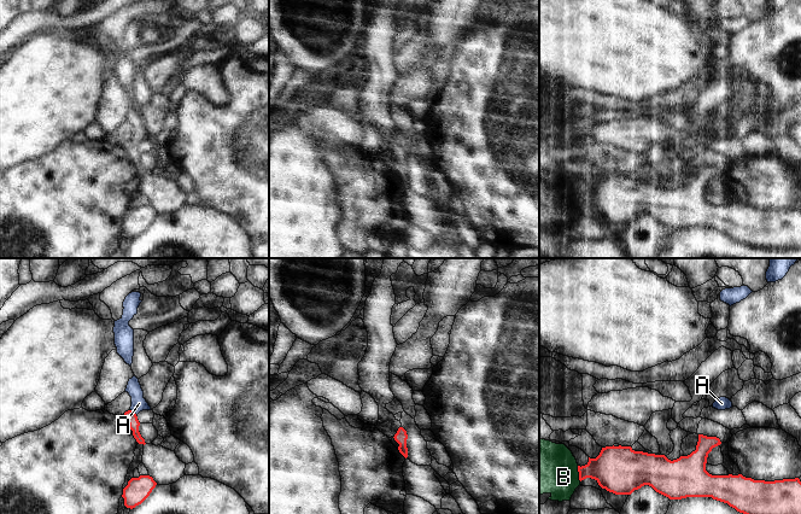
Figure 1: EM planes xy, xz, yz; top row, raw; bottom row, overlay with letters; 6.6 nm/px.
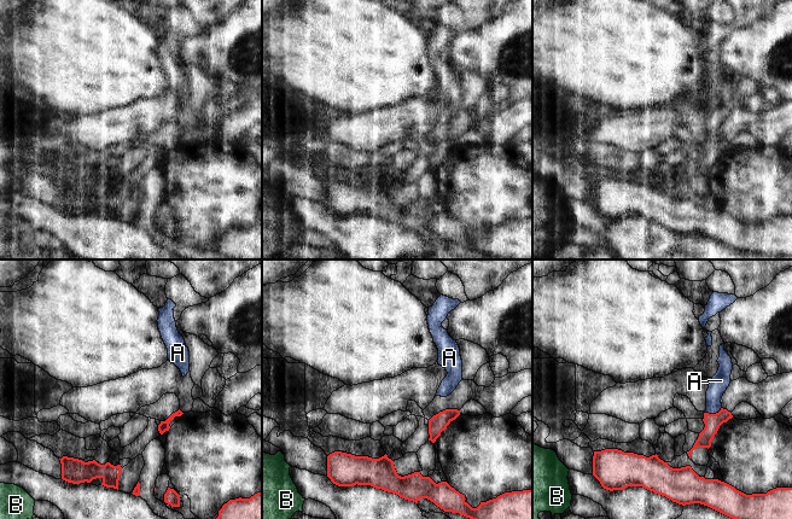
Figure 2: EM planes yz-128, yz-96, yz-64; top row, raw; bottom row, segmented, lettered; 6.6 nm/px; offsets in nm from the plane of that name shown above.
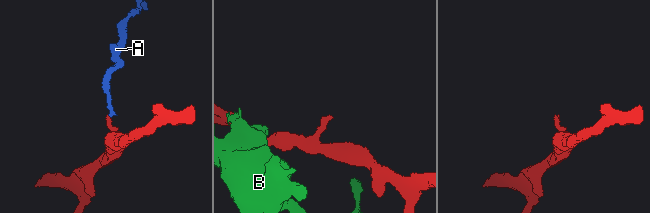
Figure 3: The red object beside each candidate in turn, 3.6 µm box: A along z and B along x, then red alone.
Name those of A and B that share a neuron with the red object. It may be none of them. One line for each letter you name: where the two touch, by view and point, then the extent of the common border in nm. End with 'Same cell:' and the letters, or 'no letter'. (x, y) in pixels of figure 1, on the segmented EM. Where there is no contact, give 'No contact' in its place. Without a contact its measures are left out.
A: Touches red at xy (133, 412). Shared border 60 nm
Same cell: A

